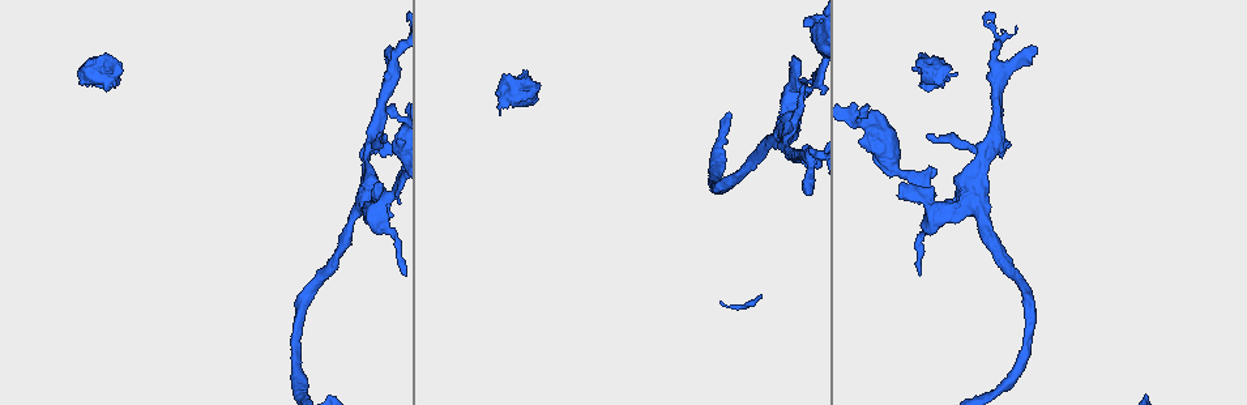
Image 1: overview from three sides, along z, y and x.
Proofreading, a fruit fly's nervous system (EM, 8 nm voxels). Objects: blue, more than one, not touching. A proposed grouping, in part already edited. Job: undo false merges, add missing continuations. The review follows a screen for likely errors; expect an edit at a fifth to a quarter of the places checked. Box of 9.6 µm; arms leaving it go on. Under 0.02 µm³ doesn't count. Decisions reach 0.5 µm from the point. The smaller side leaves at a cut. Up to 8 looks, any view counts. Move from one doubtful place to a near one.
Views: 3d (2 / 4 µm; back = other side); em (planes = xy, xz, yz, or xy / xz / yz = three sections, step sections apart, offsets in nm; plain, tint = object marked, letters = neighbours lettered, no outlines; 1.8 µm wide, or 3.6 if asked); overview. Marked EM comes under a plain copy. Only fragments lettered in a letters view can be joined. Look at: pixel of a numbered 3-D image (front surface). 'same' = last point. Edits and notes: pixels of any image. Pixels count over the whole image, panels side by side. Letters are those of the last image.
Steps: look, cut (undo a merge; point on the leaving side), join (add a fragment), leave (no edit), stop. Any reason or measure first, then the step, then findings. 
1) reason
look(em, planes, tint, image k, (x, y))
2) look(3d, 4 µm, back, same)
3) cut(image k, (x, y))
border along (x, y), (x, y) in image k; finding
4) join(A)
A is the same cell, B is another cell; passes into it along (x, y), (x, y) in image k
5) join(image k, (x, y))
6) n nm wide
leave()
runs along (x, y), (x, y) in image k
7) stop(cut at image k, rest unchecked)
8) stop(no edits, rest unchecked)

abrupt turn
look(em, xy, step 16, letters, image 1, (379, 210))

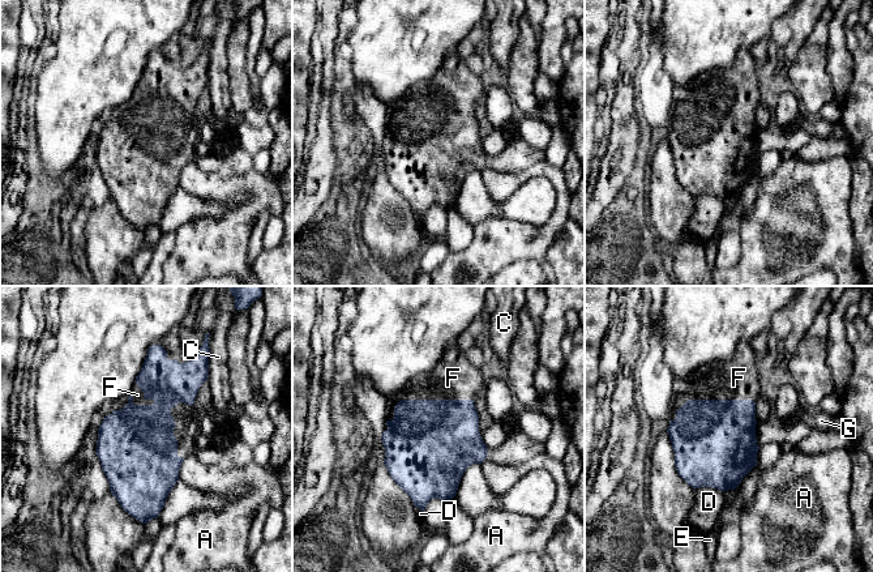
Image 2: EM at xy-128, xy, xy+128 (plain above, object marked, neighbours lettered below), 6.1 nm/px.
join(image 2, (453, 378))
F is the same cell, A, C, D, E and G are other cells; passes into it along (428, 440), (426, 400), (453, 378) in image 2; the neuron continues

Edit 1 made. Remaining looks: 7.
branch stops here
look(em, yz, step 16, letters, image 1, (928, 134))

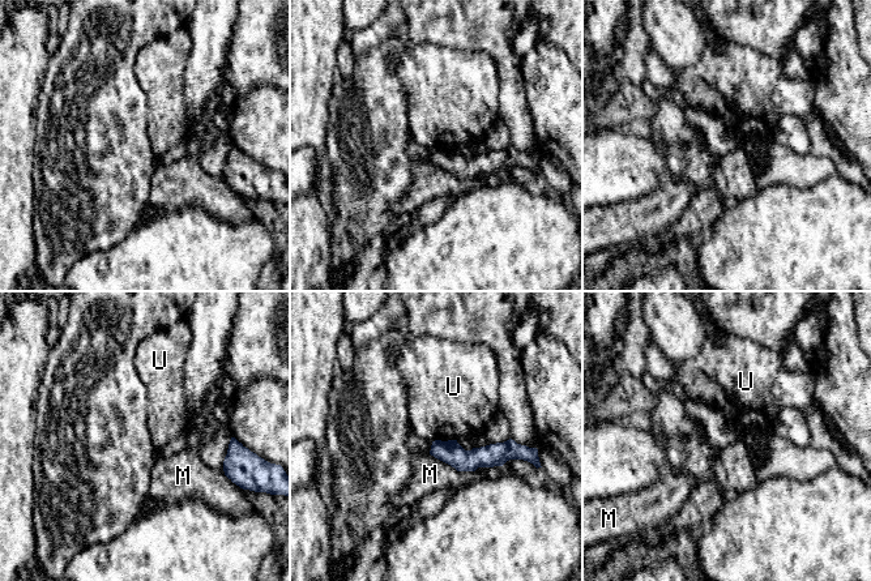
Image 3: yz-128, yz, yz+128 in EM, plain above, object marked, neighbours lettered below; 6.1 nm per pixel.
150 nm wide
leave()
M and U are other cells; runs along (434, 448), (456, 456), (513, 452) in image 3; no lettered fragment goes on from it

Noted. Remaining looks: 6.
free end
look(em, yz, step 8, tint, image 1, (387, 47))

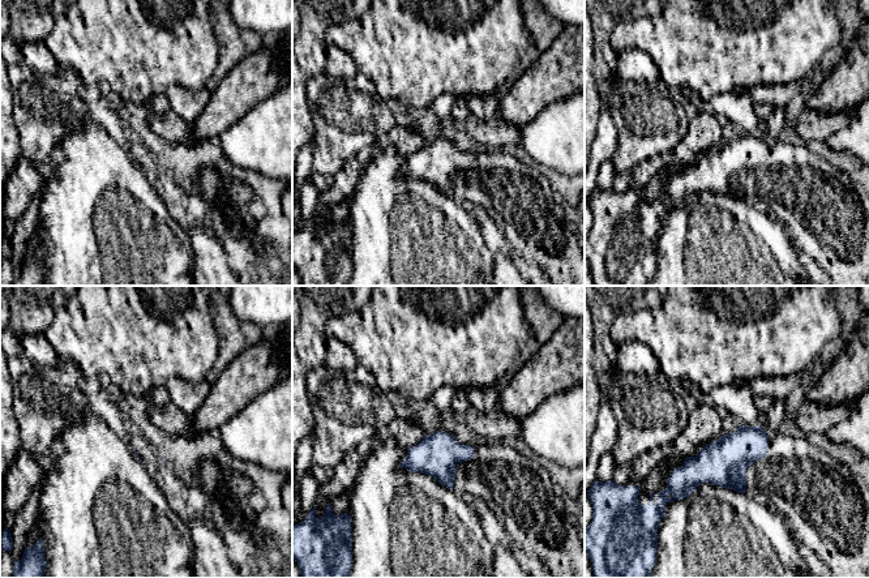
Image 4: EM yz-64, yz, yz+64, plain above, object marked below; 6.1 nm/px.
look(em, planes, letters, same)

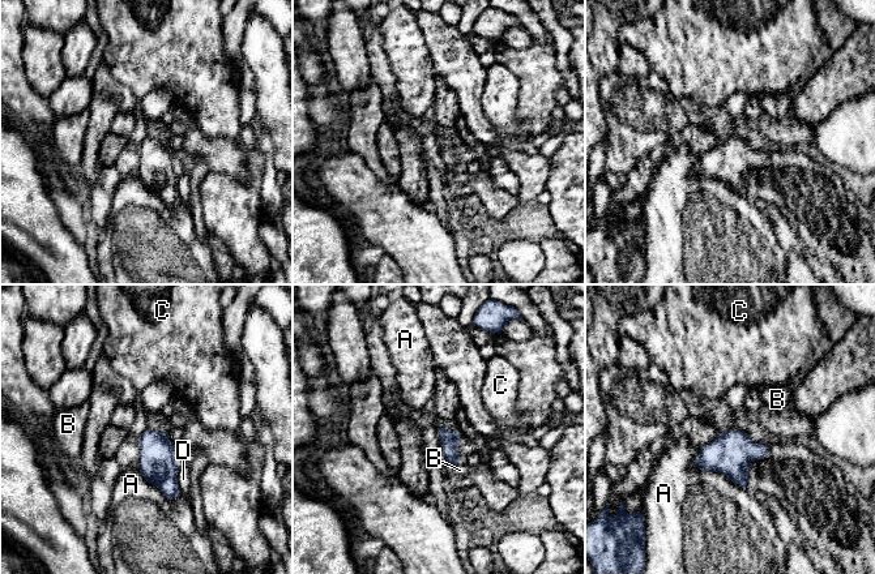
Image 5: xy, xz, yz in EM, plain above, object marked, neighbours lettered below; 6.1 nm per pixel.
120 nm wide
leave()
A, B, C and D are other cells; border along (700, 449), (694, 461), (698, 468) in image 5; no lettered fragment goes on from it

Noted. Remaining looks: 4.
stop(join at image 2, rest unchecked)

